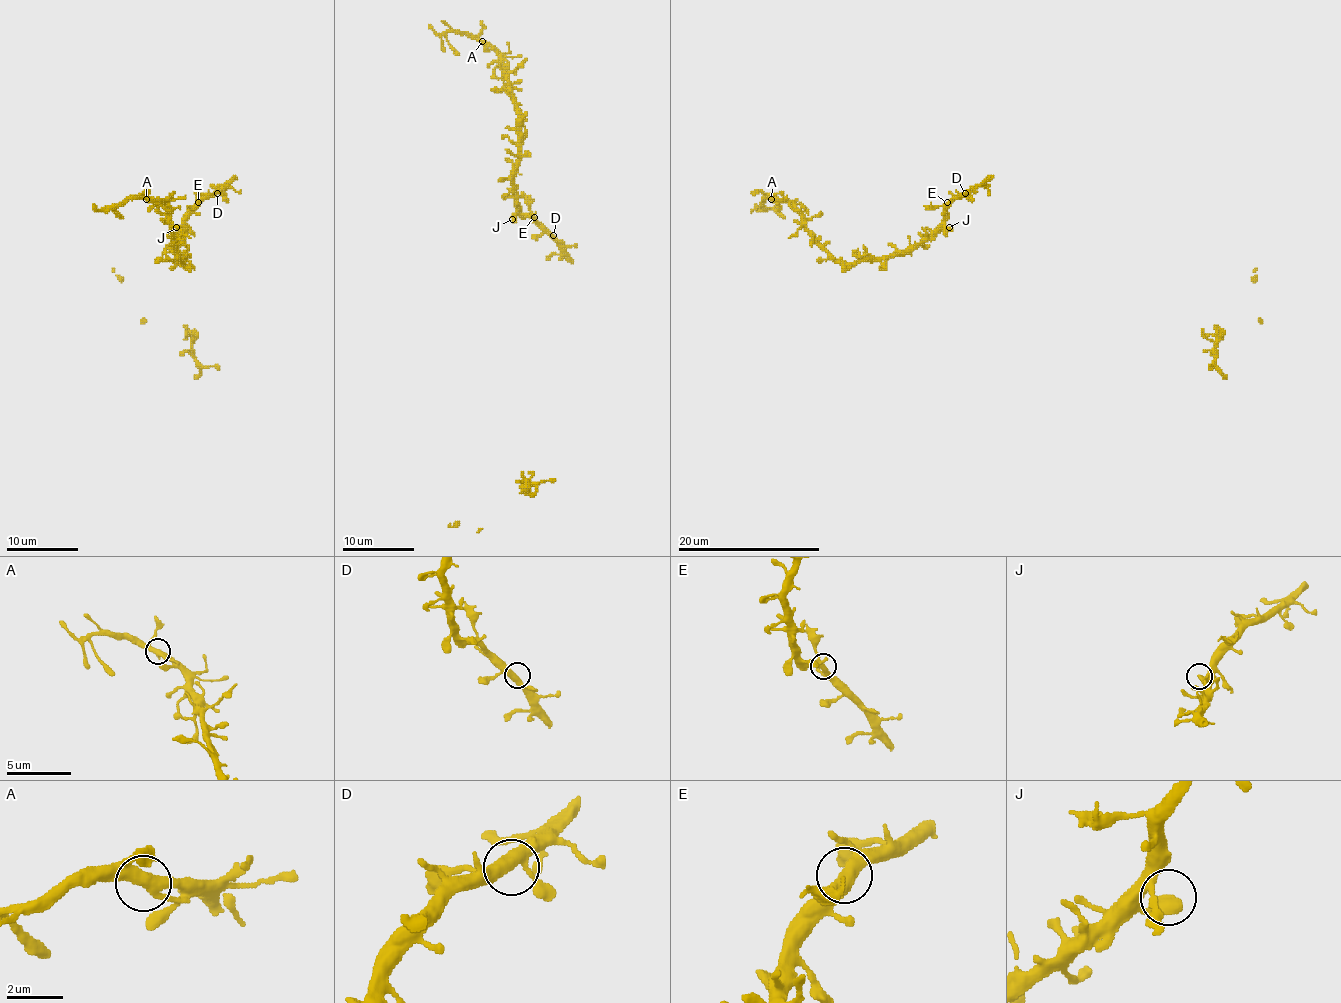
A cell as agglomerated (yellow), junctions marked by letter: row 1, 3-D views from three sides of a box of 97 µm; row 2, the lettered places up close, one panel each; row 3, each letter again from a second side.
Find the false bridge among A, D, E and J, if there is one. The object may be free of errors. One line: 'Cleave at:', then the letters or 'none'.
Cleave at: none

